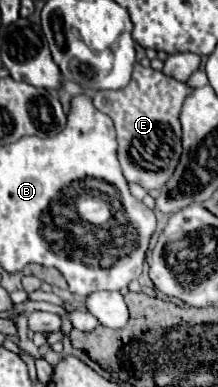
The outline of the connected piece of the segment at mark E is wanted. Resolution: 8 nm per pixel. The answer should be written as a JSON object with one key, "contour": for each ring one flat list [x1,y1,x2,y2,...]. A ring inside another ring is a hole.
{"contour":[[136,63,128,87,118,91,96,91,92,95,94,107,106,113,116,125,118,159,128,183,140,183,146,191,152,191,162,189,174,175,182,157,180,109,190,93,192,87,188,83]]}

